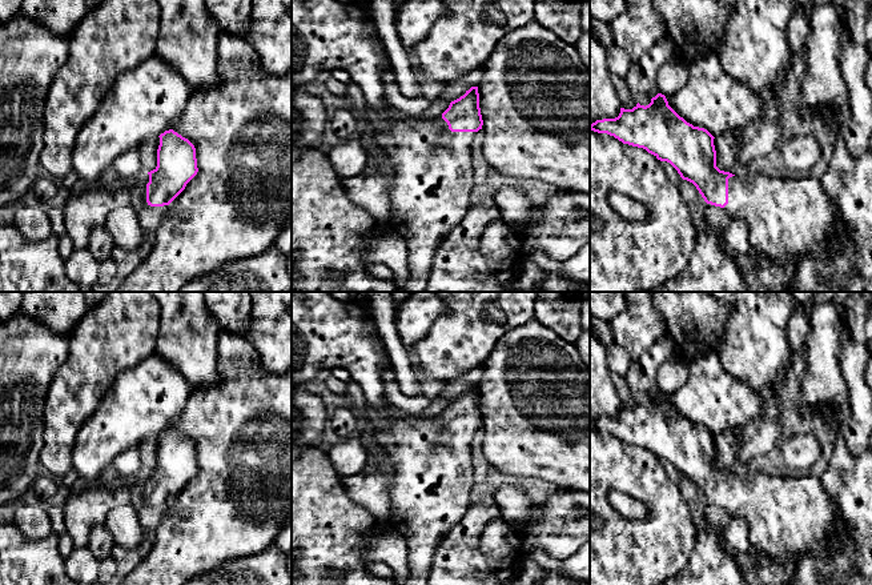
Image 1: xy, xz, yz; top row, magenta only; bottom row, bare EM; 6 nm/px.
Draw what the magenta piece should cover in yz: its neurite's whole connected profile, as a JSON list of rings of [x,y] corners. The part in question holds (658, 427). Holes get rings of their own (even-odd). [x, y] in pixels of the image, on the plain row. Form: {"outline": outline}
{"outline": [[[662,392],[652,396],[651,401],[646,405],[638,401],[632,408],[620,406],[620,412],[615,417],[596,418],[590,424],[590,429],[614,434],[623,442],[643,446],[658,458],[670,461],[683,478],[696,485],[707,502],[723,506],[732,518],[746,518],[750,526],[751,546],[759,548],[771,561],[779,561],[783,556],[788,556],[793,569],[795,562],[803,553],[813,552],[824,557],[831,550],[839,550],[839,546],[832,542],[832,536],[840,530],[843,525],[837,514],[836,504],[824,489],[819,477],[788,472],[781,476],[769,476],[756,470],[740,476],[720,469],[716,465],[715,436],[707,428],[694,425],[680,416],[668,404],[666,394]]]}

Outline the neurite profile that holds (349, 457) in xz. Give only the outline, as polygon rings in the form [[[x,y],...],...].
[[[358,433],[333,445],[327,456],[334,470],[342,480],[358,476],[367,465],[367,453]]]

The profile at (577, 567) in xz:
[[[590,541],[583,544],[571,557],[562,560],[562,574],[590,582]]]

